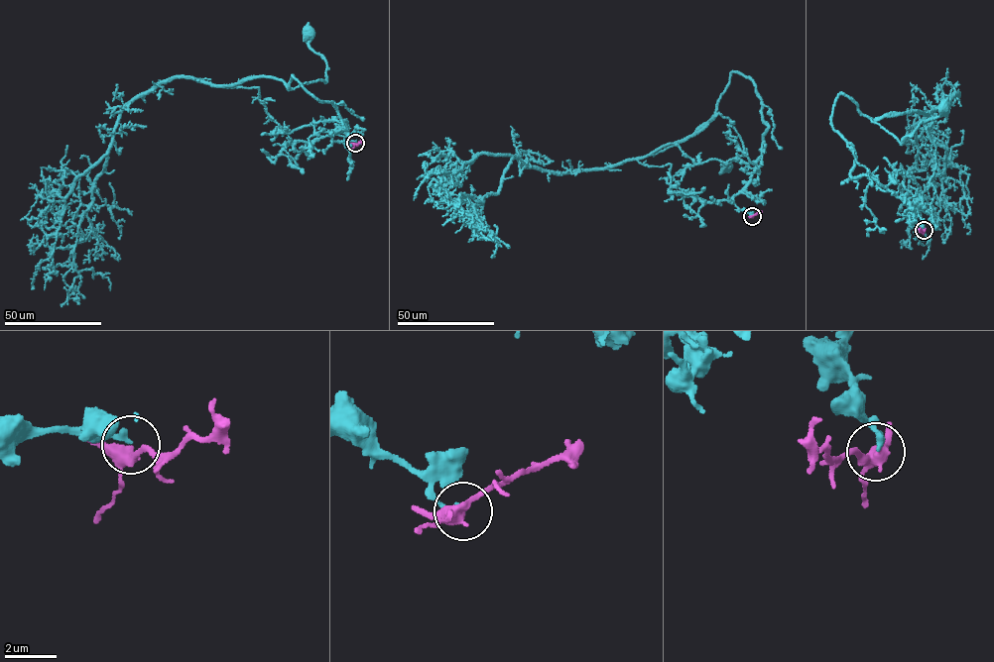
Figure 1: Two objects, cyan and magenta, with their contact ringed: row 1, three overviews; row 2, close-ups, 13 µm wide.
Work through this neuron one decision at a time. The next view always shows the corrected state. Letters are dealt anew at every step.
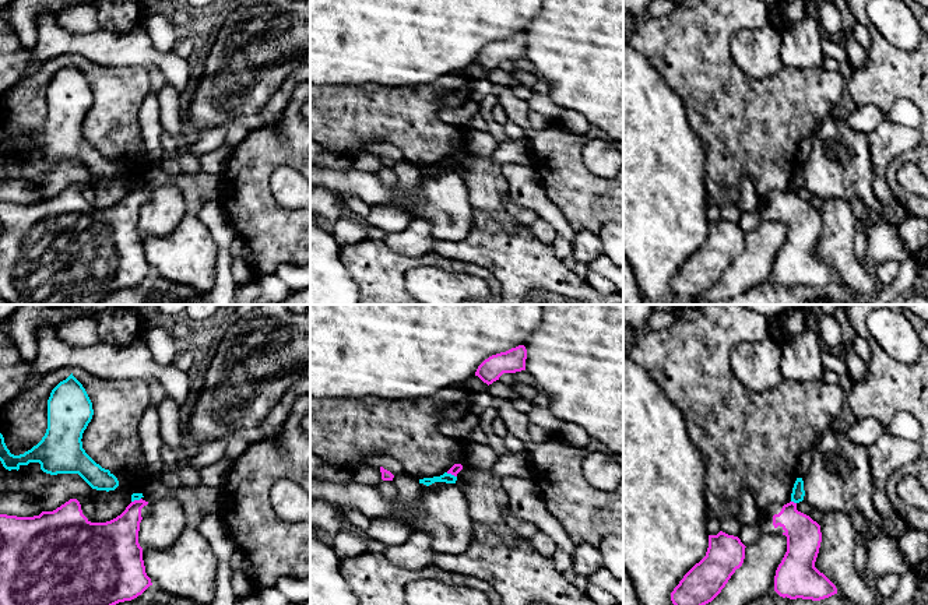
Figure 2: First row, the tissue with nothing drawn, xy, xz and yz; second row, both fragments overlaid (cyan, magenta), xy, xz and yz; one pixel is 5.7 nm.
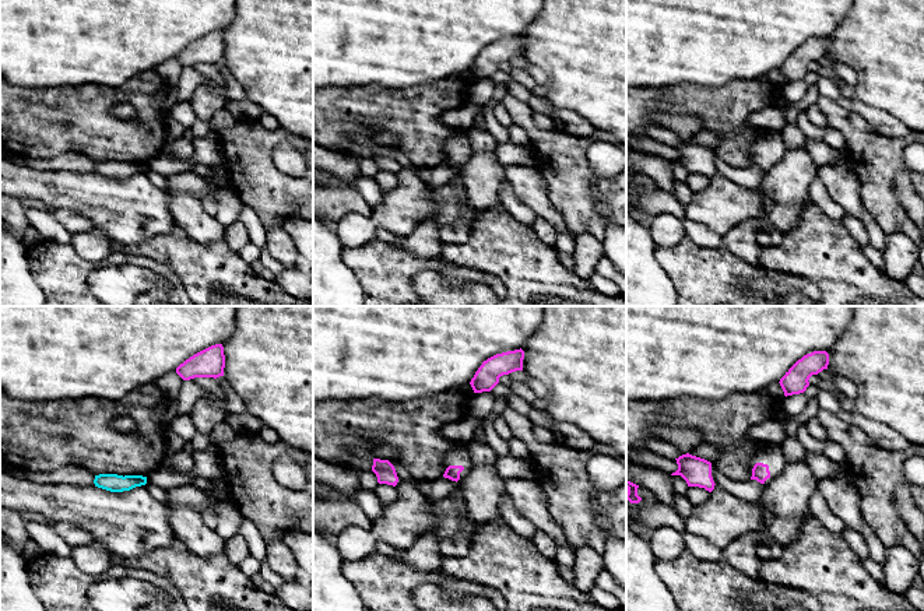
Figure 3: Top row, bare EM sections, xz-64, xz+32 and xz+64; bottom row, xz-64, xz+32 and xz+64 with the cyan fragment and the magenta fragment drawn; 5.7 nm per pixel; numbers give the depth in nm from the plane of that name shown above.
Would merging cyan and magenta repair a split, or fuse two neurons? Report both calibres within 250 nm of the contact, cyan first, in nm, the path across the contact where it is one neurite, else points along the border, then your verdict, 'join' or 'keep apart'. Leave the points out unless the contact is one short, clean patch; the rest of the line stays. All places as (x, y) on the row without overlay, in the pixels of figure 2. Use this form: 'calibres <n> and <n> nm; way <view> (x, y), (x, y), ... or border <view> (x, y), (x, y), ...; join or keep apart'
calibres 60 and 60 nm; border xz (446, 159), (456, 164); keep apart

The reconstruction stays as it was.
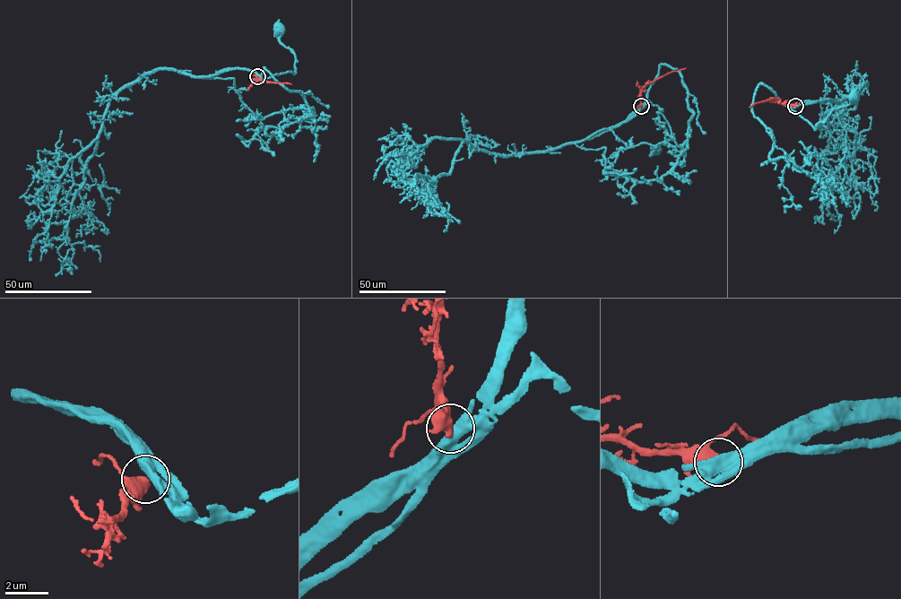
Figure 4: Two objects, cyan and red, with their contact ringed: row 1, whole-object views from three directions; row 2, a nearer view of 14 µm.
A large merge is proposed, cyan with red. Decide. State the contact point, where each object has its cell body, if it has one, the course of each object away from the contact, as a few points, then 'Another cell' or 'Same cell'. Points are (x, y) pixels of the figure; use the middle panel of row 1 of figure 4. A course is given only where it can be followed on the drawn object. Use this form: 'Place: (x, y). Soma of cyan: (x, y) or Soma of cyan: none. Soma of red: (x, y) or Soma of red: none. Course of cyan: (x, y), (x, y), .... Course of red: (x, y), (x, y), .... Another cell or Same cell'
Place: (641, 106). Soma of cyan: (654, 150). Soma of red: none. Course of cyan: (641, 107), (649, 102), (657, 106), (673, 134), (673, 139), (665, 141), (656, 149). Course of red: (641, 106), (642, 87), (671, 72), (686, 68). Another cell

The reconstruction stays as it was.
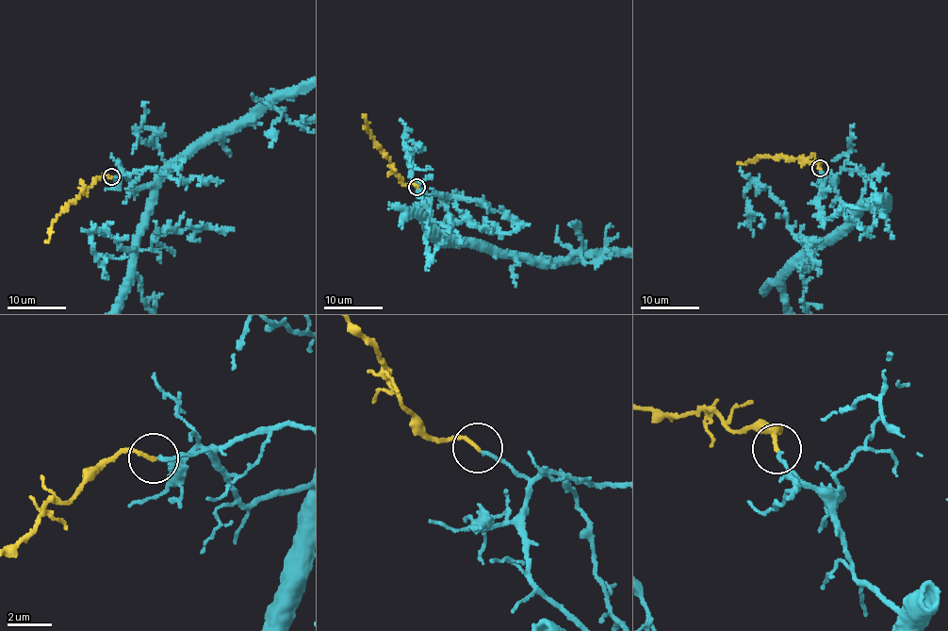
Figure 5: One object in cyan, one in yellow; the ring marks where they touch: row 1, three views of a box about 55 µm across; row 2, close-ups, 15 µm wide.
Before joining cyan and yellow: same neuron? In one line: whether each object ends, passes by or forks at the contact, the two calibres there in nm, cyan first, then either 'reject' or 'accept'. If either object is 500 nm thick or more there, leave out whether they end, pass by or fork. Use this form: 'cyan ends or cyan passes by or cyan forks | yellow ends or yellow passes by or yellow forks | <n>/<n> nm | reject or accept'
cyan ends | yellow ends | 150/180 nm | accept

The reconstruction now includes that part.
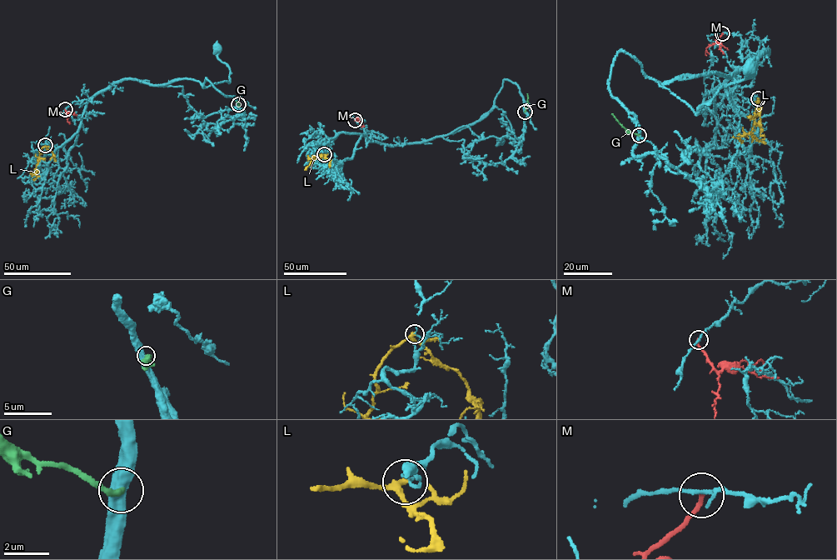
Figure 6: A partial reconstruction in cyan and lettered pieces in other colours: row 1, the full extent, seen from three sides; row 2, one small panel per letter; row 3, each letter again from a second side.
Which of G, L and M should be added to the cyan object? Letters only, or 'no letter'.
no letter

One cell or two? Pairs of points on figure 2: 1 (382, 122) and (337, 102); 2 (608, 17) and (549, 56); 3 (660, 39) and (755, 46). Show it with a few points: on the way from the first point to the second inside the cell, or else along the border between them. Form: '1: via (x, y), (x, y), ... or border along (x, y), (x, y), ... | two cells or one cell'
1: via (371, 116), (357, 116), (348, 108) | one cell
2: via (594, 31), (584, 41), (572, 41), (563, 49) | one cell
3: border along (759, 27), (731, 39), (731, 57), (747, 74) | two cells

